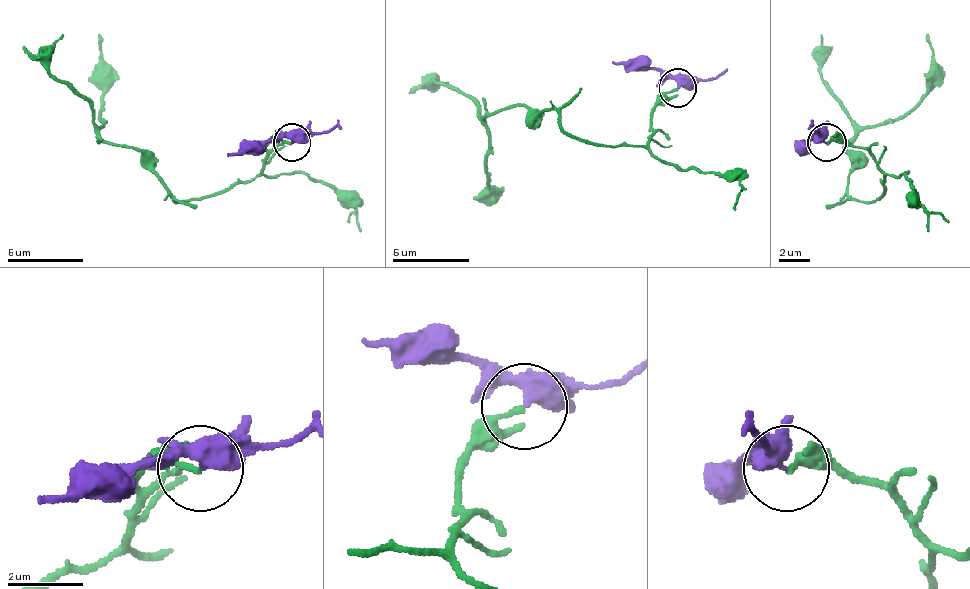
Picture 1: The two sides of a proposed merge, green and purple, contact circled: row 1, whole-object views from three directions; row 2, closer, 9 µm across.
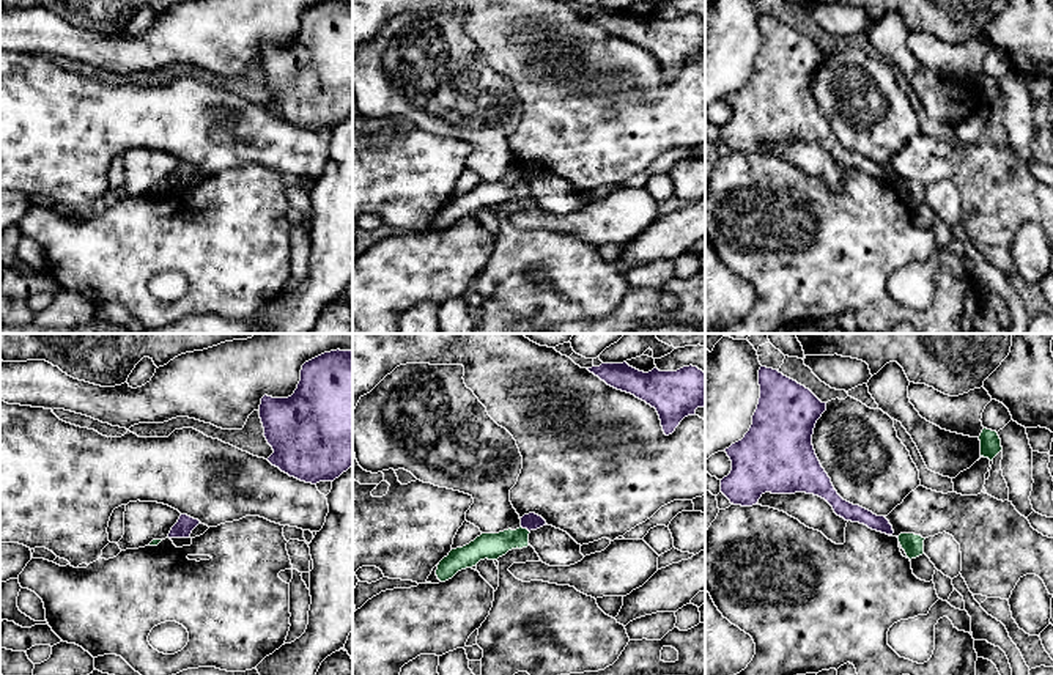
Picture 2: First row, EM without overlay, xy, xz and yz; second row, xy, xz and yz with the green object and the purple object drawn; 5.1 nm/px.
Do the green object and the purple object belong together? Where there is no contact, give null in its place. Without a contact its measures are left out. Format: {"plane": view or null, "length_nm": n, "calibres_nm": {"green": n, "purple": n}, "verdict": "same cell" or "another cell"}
{"plane": "xz", "length_nm": 60, "calibres_nm": {"green": 140, "purple": 90}, "verdict": "another cell"}

